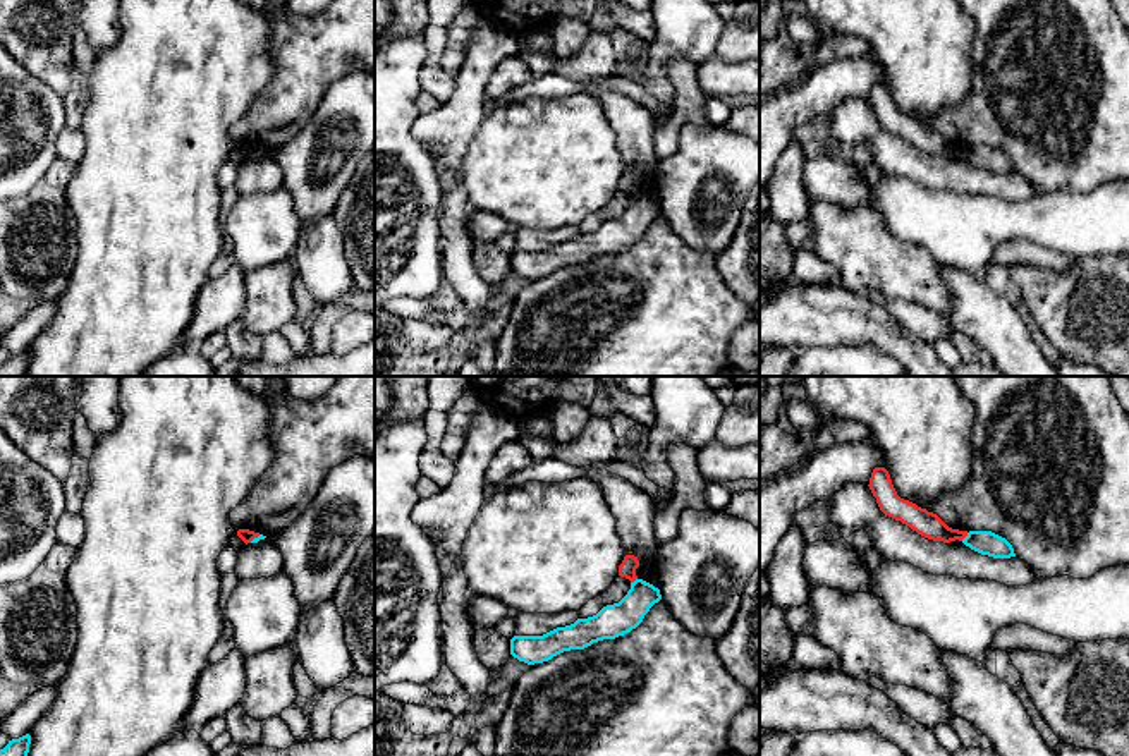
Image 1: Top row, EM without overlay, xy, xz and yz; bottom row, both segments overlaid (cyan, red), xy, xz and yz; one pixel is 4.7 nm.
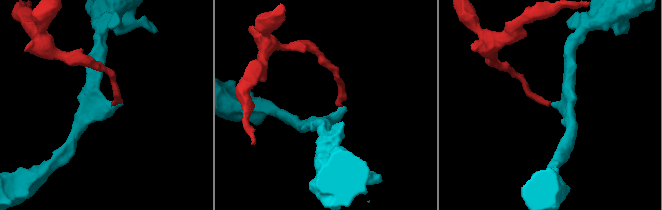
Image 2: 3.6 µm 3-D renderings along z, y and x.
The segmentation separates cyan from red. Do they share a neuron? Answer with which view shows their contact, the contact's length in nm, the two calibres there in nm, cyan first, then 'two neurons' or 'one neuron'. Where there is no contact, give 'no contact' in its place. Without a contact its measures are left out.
meets cyan in yz; contact 50 nm long; 110 nm thick on the cyan side, 120 nm on the other; two neurons

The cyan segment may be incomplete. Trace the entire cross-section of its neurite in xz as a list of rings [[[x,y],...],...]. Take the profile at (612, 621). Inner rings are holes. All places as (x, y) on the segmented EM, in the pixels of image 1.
[[[636,579],[619,603],[603,607],[593,617],[577,619],[574,624],[557,627],[543,636],[514,636],[510,639],[510,655],[519,662],[534,665],[548,662],[564,651],[584,649],[593,643],[615,639],[636,629],[660,600],[658,588]]]

